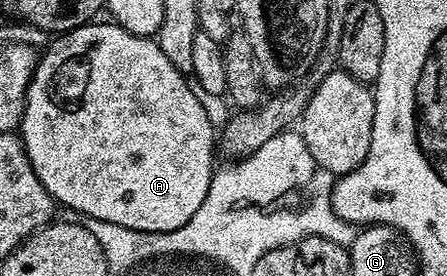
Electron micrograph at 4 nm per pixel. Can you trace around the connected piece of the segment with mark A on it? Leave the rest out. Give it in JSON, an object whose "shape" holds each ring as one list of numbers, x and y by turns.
{"shape":[[87,23,78,29,71,29,68,33,55,36,51,40,54,42,47,47,46,54,43,52,39,56,38,66,34,68,26,92,26,106,20,126,22,148,26,150,27,159,34,168,38,180,59,206,67,205,82,217,100,219,104,223,116,223,120,227,136,231,149,233,176,231,176,227,184,227,184,223,188,223,188,219,192,219,192,215,200,211,200,203,204,203,208,187,215,180,216,127,204,111,201,96,192,88,191,82,180,71,176,71,176,67,172,67,172,62,164,56,164,51,160,51,157,40,130,33,126,29,121,29,116,23,98,24]]}

